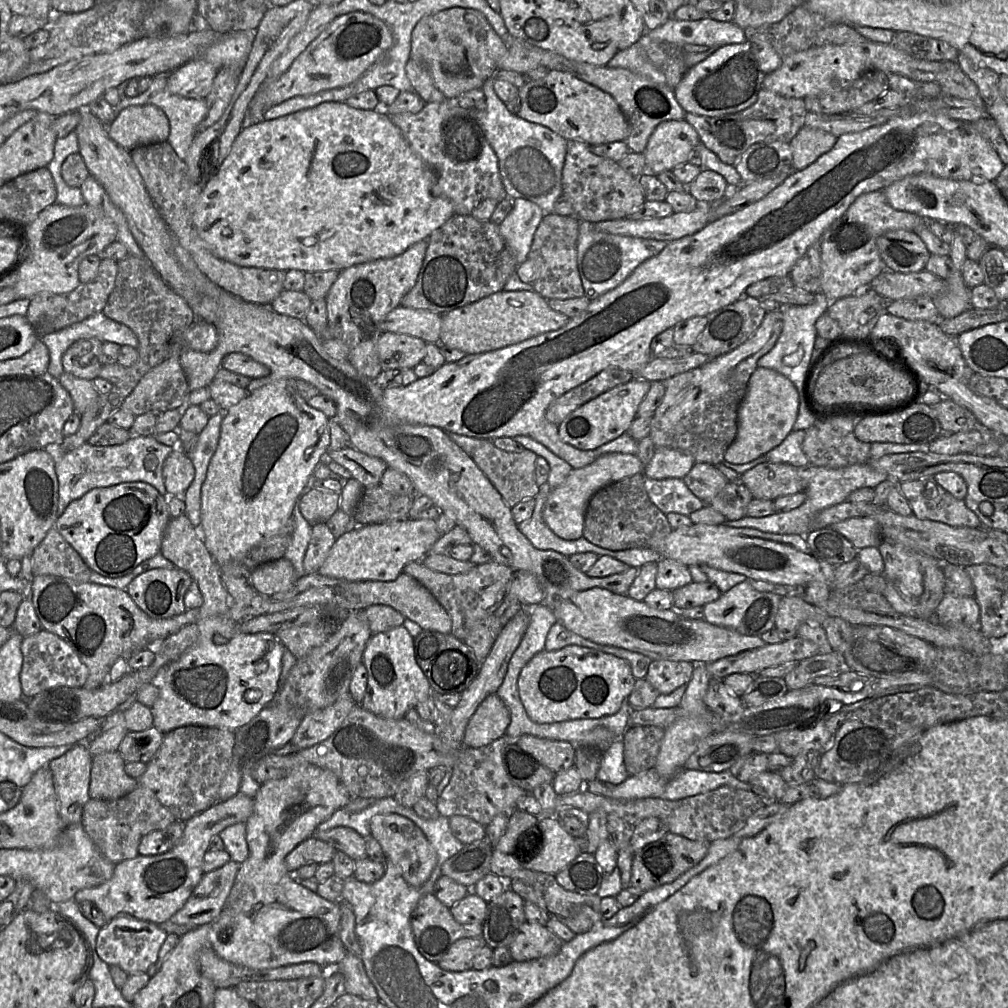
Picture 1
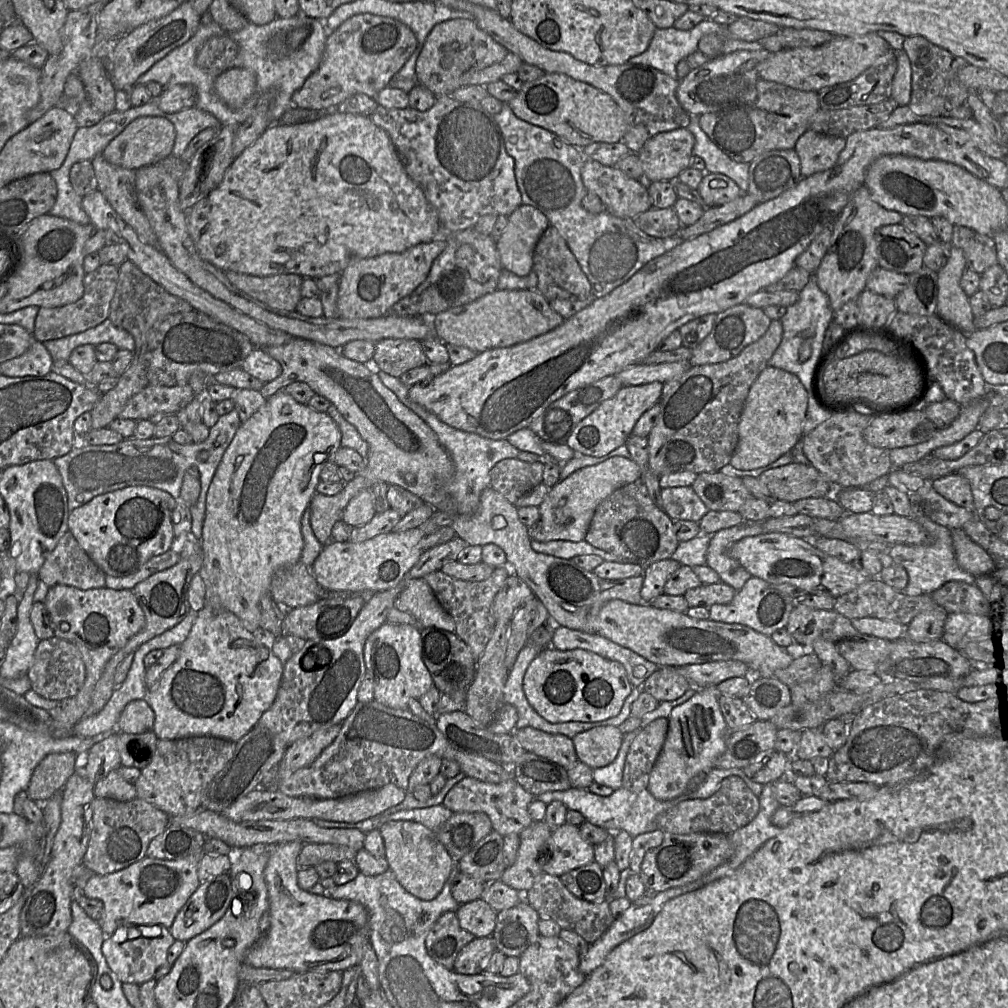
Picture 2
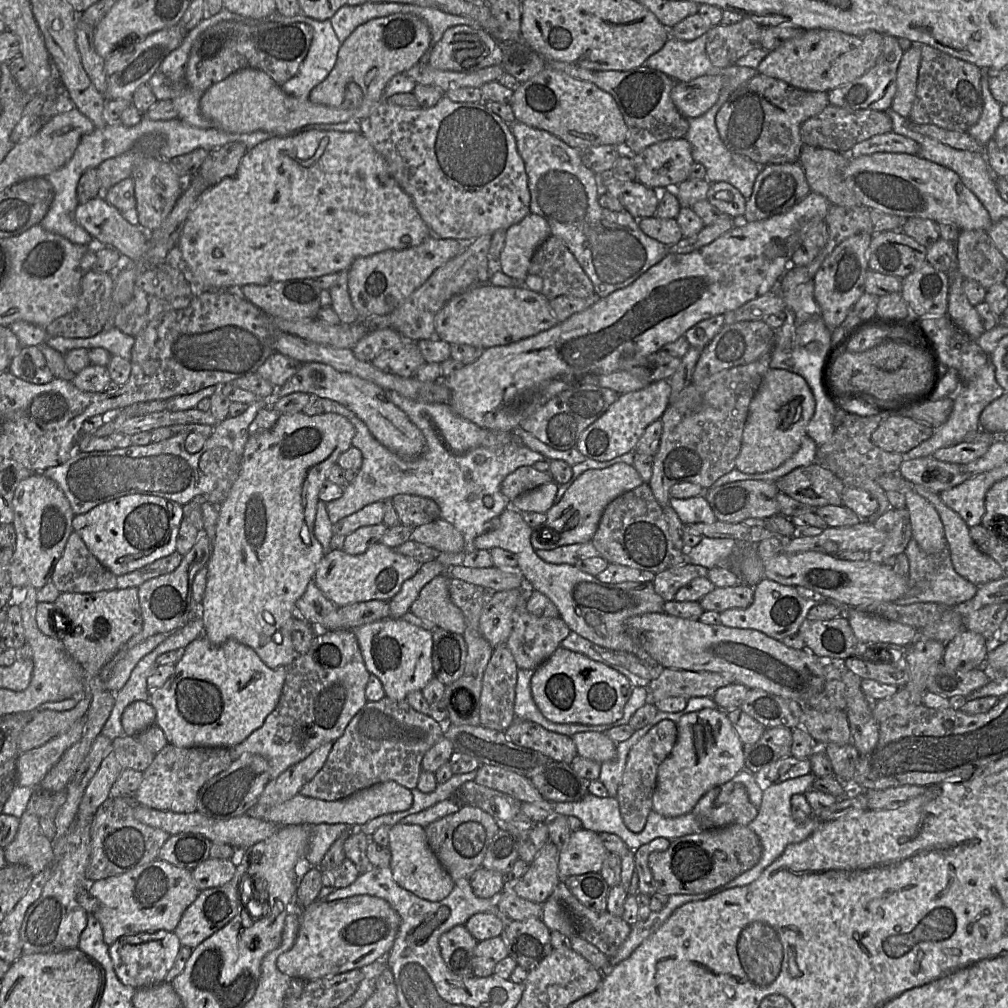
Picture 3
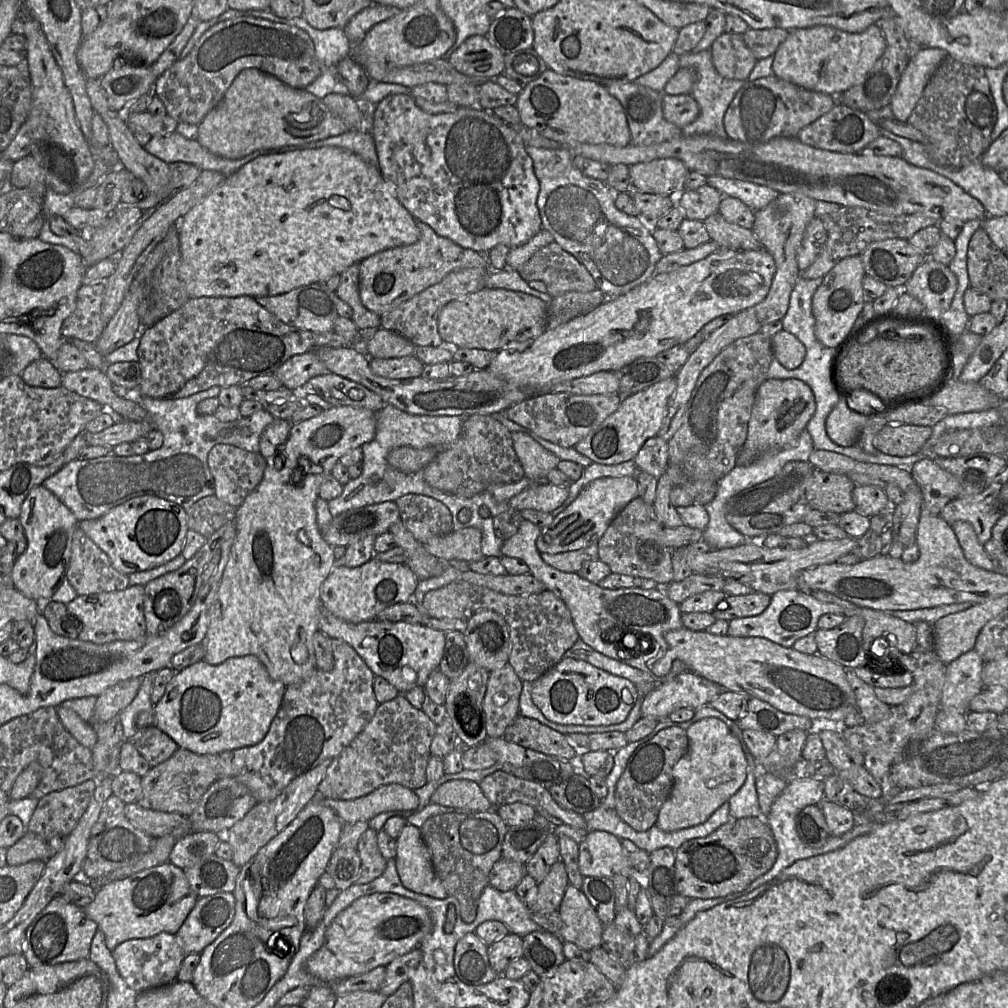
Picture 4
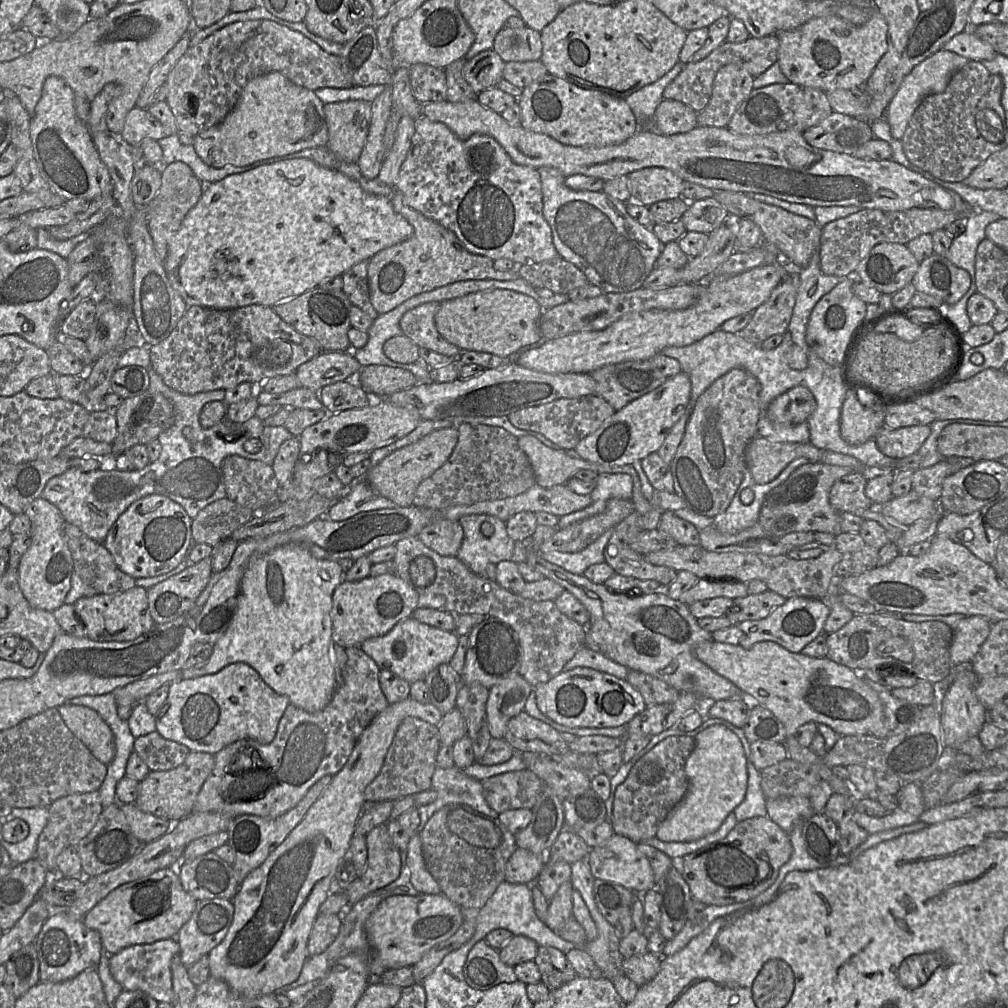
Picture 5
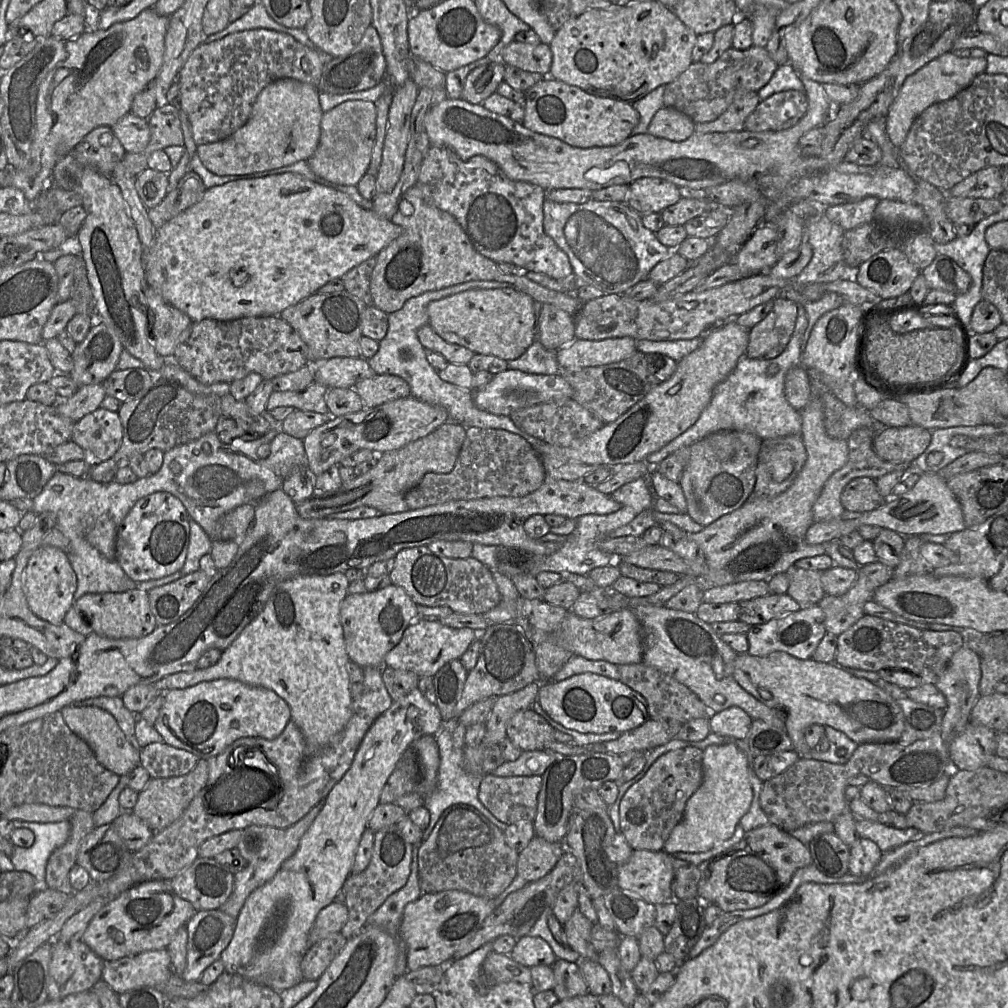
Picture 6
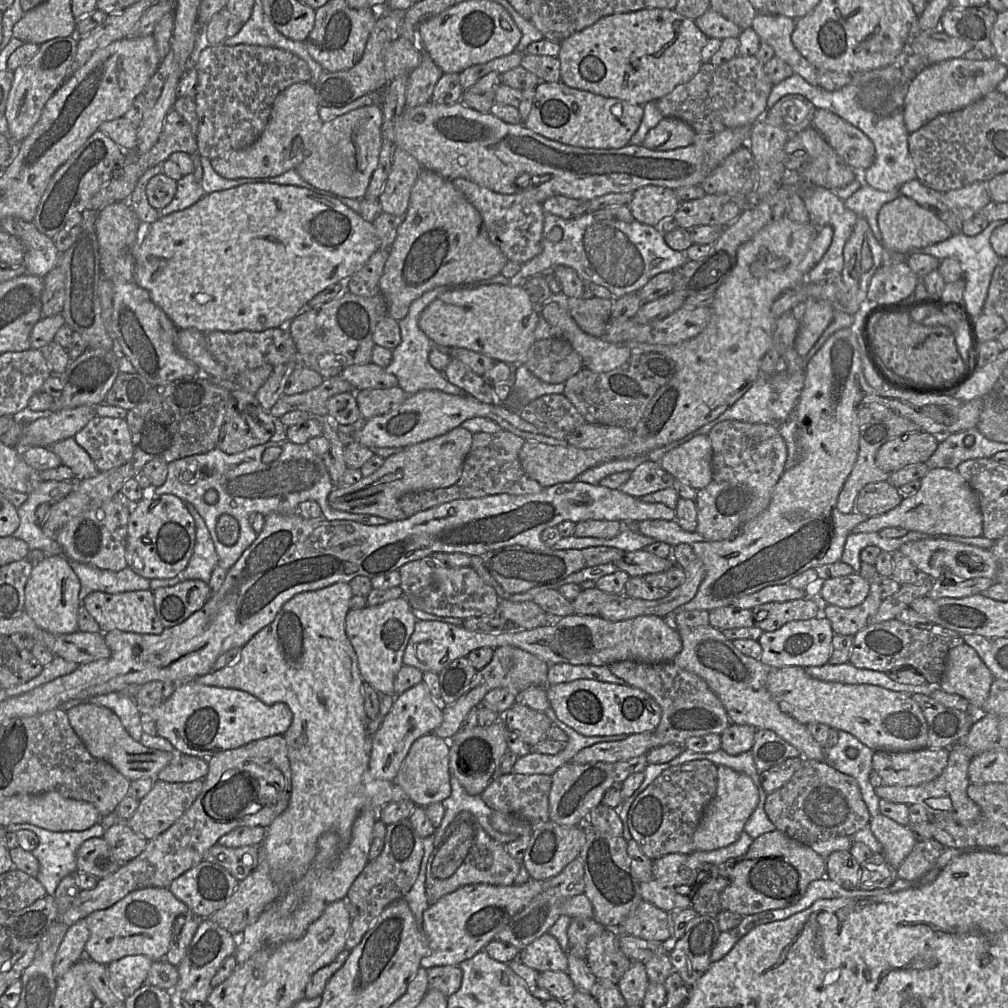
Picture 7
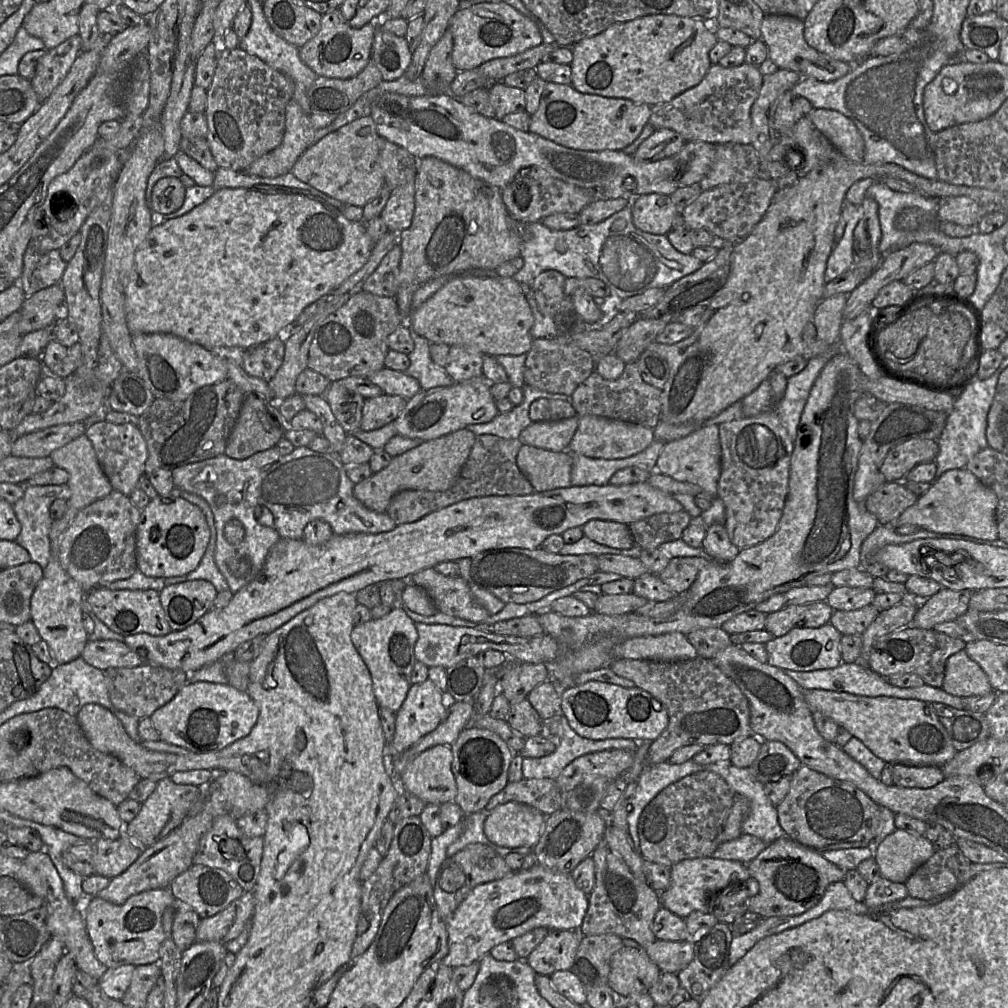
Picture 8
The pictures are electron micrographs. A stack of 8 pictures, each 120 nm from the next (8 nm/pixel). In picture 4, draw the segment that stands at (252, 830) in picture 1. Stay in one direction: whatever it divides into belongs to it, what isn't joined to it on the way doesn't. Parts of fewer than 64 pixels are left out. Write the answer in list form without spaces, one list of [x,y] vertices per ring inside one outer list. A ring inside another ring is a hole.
[[[389,892],[362,896],[334,918],[322,946],[306,960],[305,969],[324,983],[363,974],[418,948],[431,929],[429,911],[412,899]]]

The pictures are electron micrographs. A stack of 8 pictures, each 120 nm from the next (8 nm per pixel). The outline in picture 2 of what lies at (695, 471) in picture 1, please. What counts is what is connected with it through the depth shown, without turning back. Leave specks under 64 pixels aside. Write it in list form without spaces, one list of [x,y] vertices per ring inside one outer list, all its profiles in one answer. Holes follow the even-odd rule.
[[[720,471],[697,474],[692,489],[709,510],[738,512],[752,496],[741,477],[728,476]]]

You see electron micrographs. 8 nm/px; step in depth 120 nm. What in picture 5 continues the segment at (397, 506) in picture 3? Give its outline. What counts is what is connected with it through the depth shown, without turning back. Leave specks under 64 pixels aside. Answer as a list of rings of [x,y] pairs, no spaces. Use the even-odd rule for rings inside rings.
[[[435,518],[417,537],[442,556],[457,556],[463,540],[463,528],[458,520]]]

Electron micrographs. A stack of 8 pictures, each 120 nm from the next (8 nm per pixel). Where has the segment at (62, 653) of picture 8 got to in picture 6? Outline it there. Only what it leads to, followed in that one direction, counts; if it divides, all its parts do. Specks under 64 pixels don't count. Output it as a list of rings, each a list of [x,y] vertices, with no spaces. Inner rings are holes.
[[[53,546],[37,549],[23,572],[22,589],[36,616],[54,625],[62,624],[67,611],[74,605],[74,593],[77,589],[77,577],[67,553]]]

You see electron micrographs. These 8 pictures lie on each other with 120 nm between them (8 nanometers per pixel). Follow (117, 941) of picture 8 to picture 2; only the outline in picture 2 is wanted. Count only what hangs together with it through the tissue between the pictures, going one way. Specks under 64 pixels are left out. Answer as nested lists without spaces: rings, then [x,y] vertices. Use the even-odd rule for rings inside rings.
[[[191,855],[179,860],[162,860],[145,857],[127,868],[107,875],[93,875],[85,884],[82,893],[91,899],[103,902],[103,915],[99,922],[104,939],[111,937],[123,925],[162,925],[170,928],[176,915],[200,885],[198,865],[202,855]]]

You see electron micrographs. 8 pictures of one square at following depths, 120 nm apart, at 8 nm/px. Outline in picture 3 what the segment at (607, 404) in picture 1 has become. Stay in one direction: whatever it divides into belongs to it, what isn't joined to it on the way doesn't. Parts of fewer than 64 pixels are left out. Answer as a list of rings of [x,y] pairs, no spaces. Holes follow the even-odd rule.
[[[660,380],[633,392],[618,396],[616,401],[580,435],[575,448],[585,457],[608,461],[633,451],[646,427],[661,418],[670,403],[671,386]]]

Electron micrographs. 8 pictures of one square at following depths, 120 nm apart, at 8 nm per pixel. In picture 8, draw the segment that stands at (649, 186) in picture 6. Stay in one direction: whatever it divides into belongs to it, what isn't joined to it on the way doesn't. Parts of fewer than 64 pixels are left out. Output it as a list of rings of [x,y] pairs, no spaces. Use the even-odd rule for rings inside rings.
[[[650,193],[640,195],[632,205],[634,225],[647,233],[667,235],[672,230],[679,209],[670,196]]]

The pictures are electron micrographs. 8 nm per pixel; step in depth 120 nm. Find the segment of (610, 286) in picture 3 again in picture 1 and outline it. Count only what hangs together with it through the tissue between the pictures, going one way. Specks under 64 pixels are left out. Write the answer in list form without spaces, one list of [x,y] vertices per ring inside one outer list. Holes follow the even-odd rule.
[[[488,79],[482,86],[486,109],[476,112],[485,137],[498,158],[499,172],[511,199],[524,198],[538,205],[545,214],[553,213],[556,201],[562,196],[562,170],[568,141],[551,129],[526,121],[508,111]],[[580,221],[577,240],[577,265],[584,294],[591,301],[616,288],[644,261],[659,254],[668,242],[634,238],[596,230],[593,223]]]

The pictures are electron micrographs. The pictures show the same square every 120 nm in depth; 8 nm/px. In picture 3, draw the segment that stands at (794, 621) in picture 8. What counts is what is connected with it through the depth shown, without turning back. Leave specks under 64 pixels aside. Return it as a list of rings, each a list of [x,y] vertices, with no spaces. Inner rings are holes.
[[[745,583],[737,586],[718,588],[706,594],[699,600],[704,611],[721,613],[727,609],[745,609],[754,600],[754,587]]]

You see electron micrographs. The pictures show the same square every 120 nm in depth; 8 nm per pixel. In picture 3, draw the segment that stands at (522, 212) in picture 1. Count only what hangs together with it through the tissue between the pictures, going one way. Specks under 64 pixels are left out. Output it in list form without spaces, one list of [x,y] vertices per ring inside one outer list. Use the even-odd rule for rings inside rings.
[[[530,213],[506,230],[505,245],[496,262],[496,269],[517,281],[523,281],[528,289],[540,293],[542,279],[528,274],[528,270],[535,251],[549,236],[551,228],[548,222]]]

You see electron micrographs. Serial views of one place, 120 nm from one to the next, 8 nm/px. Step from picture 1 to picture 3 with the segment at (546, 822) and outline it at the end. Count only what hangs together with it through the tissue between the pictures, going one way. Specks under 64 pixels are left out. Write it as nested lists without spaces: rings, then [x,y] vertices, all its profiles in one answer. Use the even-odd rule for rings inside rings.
[[[584,828],[573,831],[568,843],[559,849],[558,875],[563,882],[566,878],[589,872],[601,872],[604,860],[610,852],[604,847],[598,833]]]

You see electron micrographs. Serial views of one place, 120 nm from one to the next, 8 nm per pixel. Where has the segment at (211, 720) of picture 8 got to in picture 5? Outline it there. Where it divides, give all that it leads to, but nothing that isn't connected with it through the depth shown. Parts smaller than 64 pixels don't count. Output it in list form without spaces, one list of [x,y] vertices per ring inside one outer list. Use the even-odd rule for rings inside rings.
[[[236,662],[214,674],[171,683],[167,699],[155,716],[155,725],[162,737],[183,744],[193,752],[214,755],[241,739],[253,739],[261,744],[272,742],[279,721],[289,704],[289,699],[268,686],[254,668],[246,663]]]

